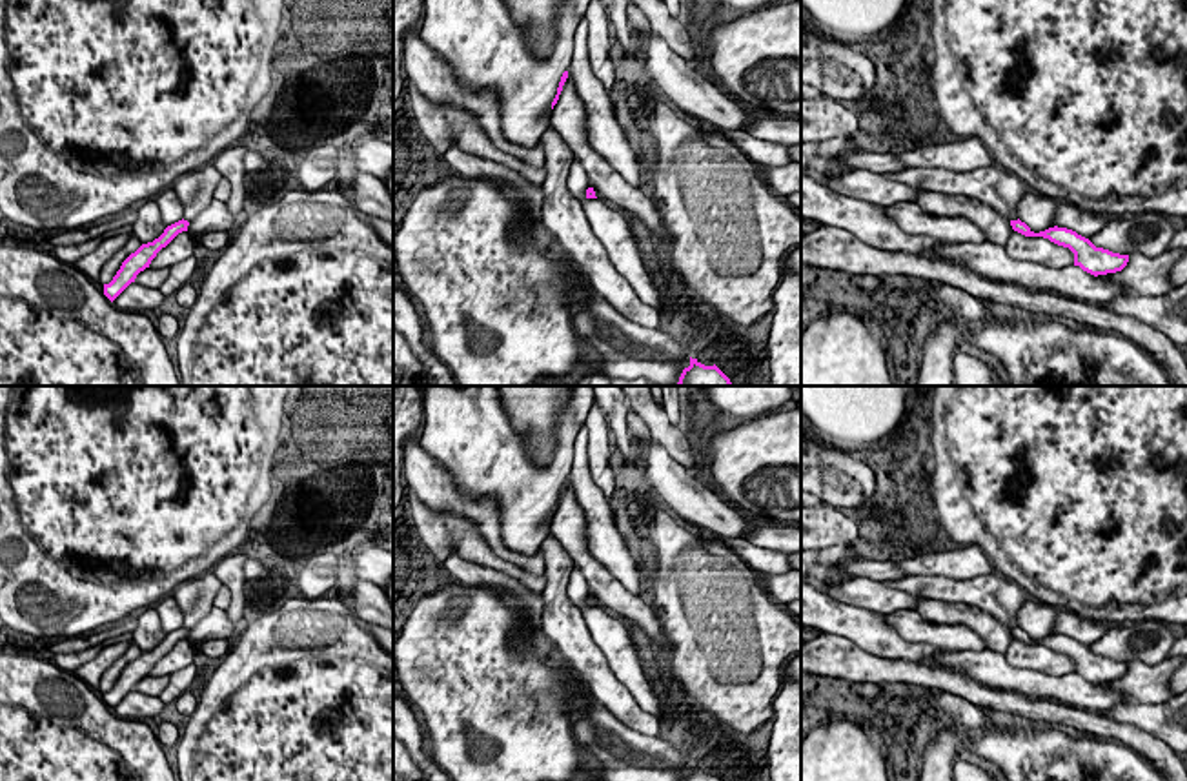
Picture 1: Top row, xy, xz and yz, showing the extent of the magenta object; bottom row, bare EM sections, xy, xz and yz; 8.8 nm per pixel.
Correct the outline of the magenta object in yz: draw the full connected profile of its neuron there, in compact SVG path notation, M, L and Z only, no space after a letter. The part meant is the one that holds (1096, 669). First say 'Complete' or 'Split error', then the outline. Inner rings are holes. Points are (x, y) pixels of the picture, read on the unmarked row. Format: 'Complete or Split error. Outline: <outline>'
Complete. Outline: M1020 626L1010 628L1010 634L1014 639L1025 644L1043 644L1058 654L1069 655L1074 661L1074 674L1080 674L1083 679L1094 685L1121 679L1129 670L1129 663L1096 655L1089 646L1067 635L1054 634L1045 639L1034 641Z

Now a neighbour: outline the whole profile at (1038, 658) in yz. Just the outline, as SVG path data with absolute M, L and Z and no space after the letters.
M1012 639L1005 652L1005 659L1010 666L1029 668L1047 675L1074 674L1074 661L1069 655L1058 654L1043 644L1025 644Z

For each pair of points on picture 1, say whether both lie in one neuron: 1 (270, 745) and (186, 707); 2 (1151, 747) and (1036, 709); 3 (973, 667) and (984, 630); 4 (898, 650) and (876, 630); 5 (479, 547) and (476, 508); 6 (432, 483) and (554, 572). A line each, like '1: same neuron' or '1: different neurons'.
1: different neurons
2: same neuron
3: different neurons
4: same neuron
5: different neurons
6: different neurons

